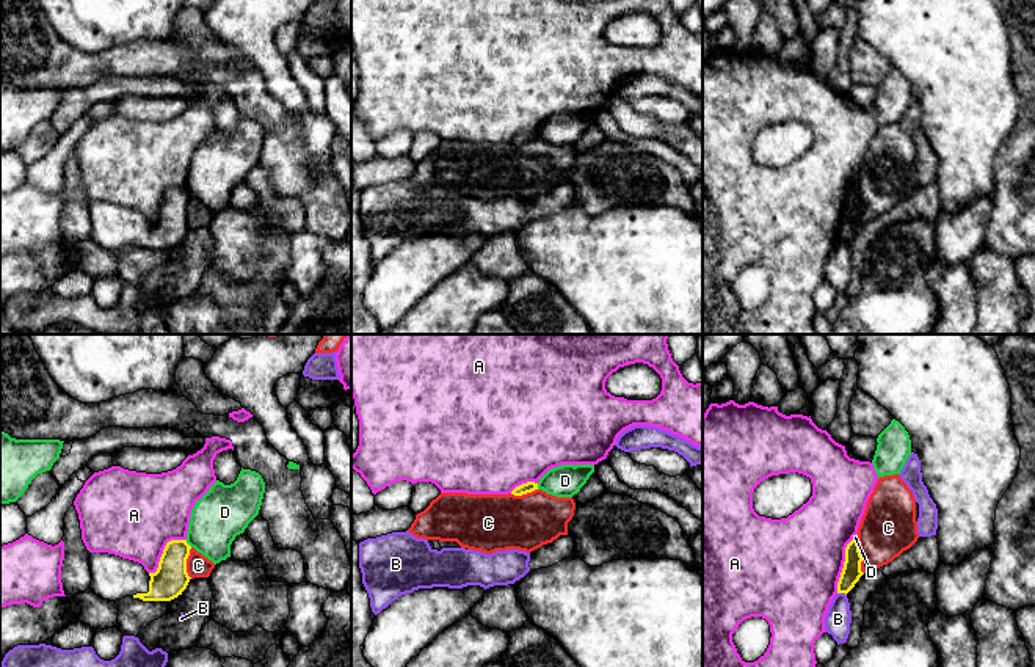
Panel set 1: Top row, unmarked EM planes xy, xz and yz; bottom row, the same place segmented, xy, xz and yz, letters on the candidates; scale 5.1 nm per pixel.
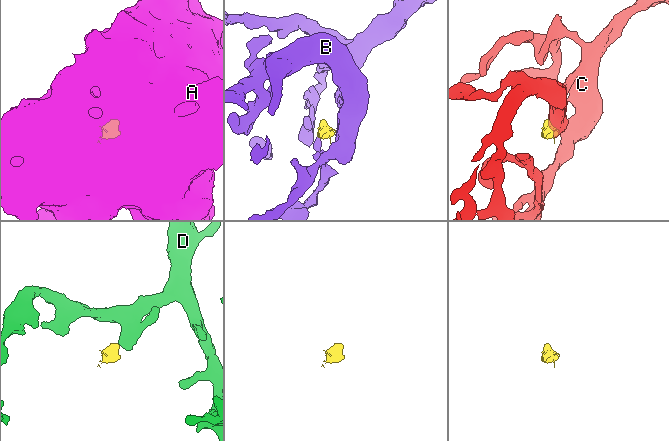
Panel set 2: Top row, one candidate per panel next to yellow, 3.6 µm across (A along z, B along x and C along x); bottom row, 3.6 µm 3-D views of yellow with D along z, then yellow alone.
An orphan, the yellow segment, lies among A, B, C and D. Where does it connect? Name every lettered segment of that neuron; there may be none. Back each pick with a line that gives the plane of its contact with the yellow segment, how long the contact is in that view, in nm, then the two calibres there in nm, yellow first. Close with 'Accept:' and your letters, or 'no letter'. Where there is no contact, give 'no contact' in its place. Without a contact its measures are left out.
Accept: no letter

